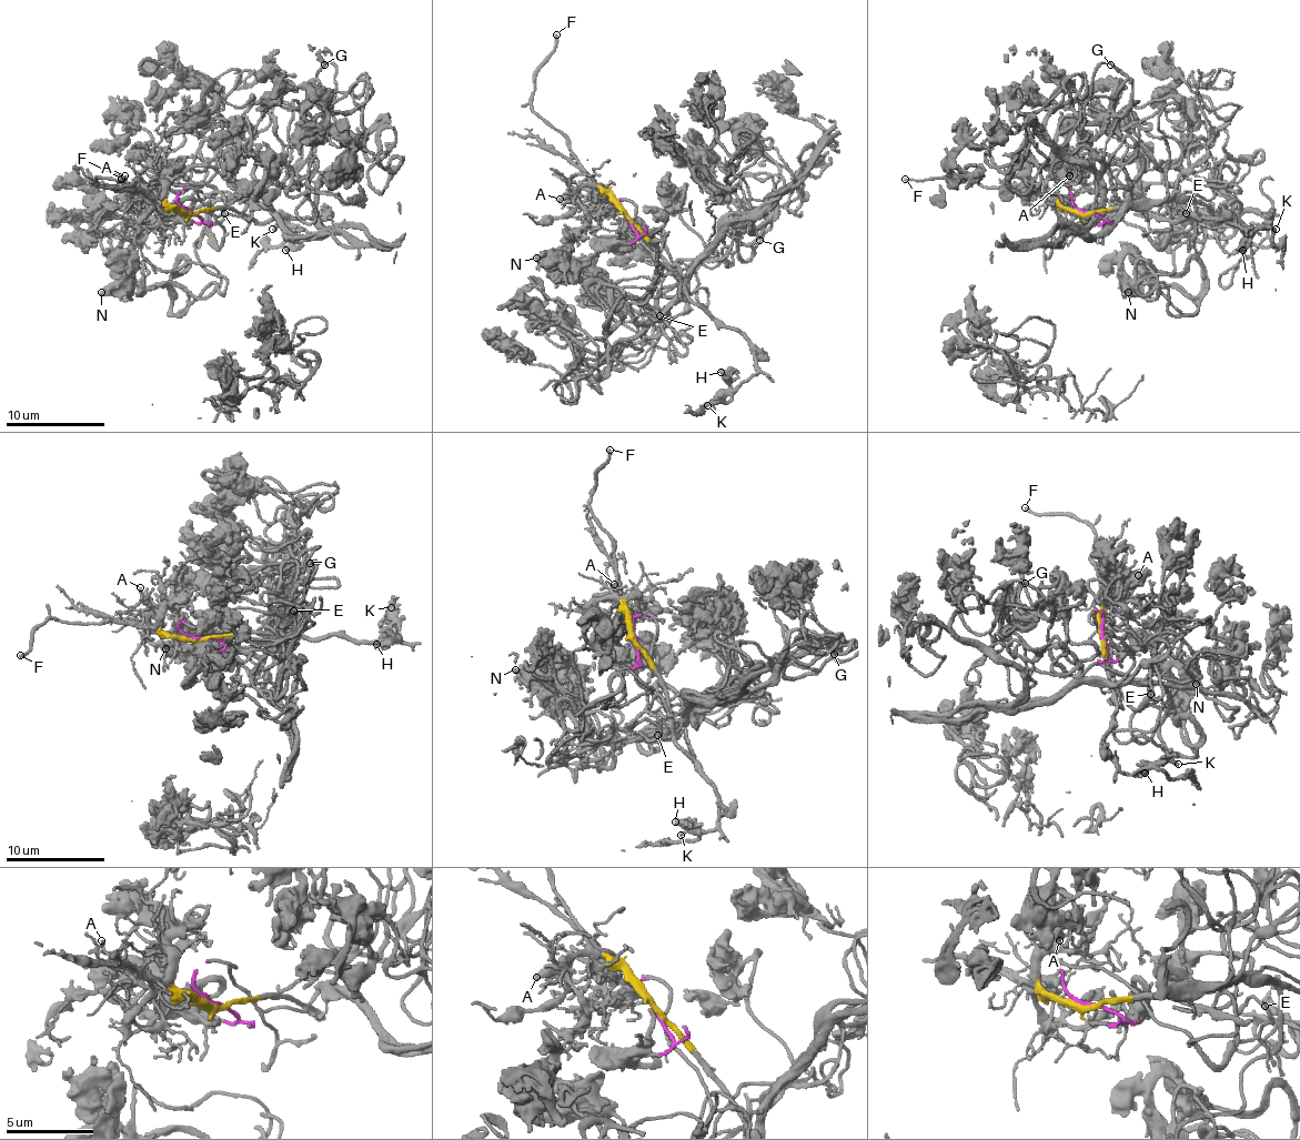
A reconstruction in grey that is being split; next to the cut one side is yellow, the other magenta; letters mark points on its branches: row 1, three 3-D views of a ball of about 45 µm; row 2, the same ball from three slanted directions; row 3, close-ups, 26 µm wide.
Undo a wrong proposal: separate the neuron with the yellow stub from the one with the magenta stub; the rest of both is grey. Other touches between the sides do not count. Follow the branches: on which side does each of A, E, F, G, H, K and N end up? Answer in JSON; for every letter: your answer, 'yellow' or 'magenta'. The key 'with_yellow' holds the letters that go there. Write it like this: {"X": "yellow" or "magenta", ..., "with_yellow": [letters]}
{"A": "yellow", "E": "magenta", "F": "yellow", "G": "magenta", "H": "yellow", "K": "yellow", "N": "magenta", "with_yellow": ["A", "F", "H", "K"]}

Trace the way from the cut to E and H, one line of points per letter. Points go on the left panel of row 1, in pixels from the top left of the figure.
E: (190, 211), (178, 201), (184, 189), (200, 191), (224, 229), (220, 246), (210, 217), (217, 209), (224, 214)
H: (190, 211), (232, 209), (257, 221), (311, 217), (321, 229), (311, 233), (299, 229), (294, 243), (286, 251)

